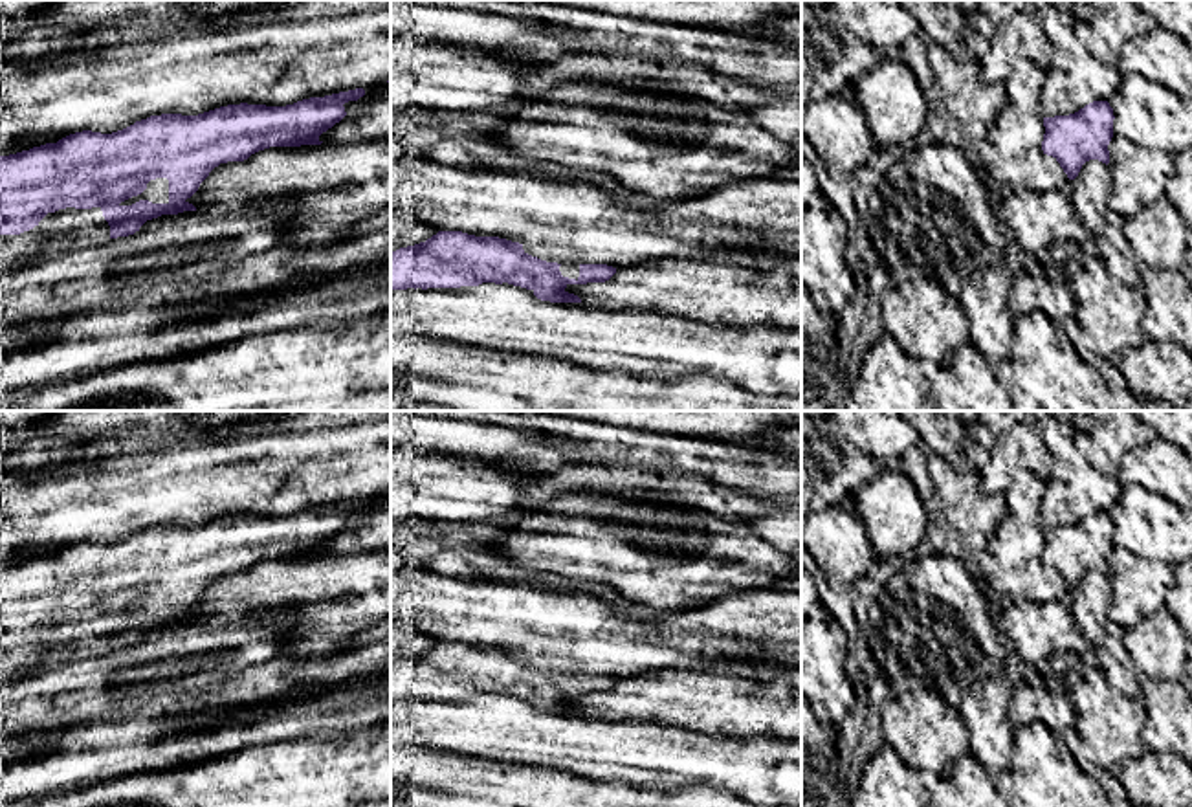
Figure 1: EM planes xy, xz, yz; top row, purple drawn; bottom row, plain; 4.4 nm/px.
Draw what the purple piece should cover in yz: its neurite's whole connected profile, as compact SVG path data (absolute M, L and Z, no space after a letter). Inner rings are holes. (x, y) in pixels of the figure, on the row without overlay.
M1093 512L1069 526L1043 528L1042 561L1060 574L1069 591L1075 591L1089 570L1109 574L1113 530L1108 512Z

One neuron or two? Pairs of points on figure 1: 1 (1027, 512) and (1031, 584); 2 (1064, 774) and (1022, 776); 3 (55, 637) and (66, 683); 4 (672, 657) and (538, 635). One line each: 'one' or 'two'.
1: one
2: one
3: two
4: one

